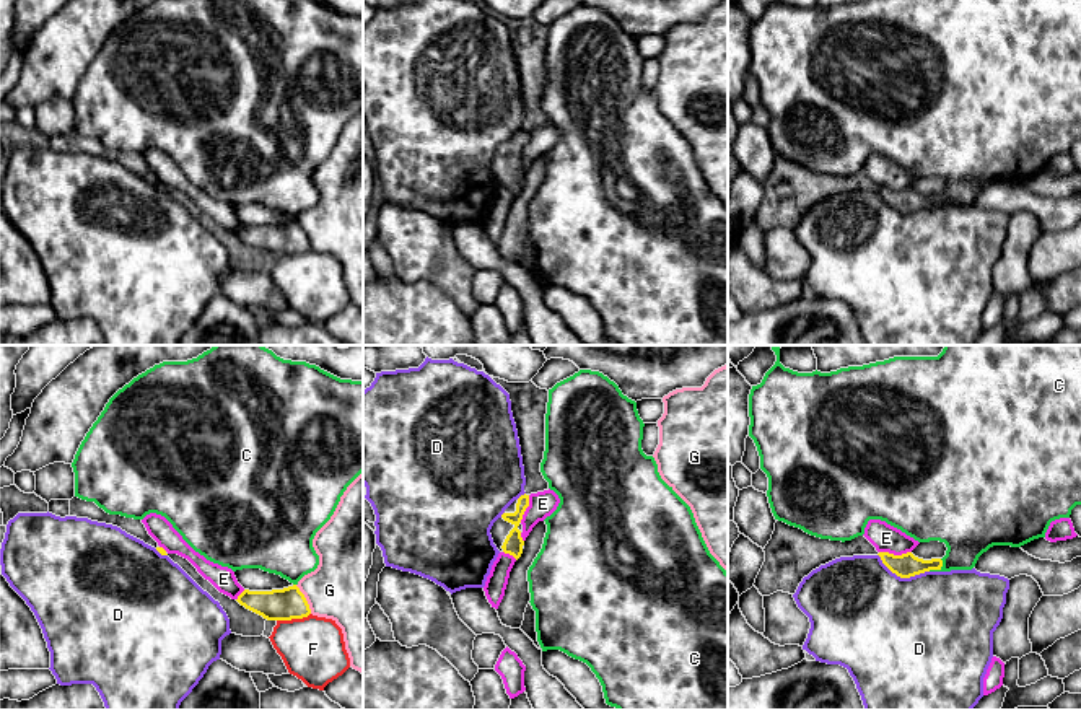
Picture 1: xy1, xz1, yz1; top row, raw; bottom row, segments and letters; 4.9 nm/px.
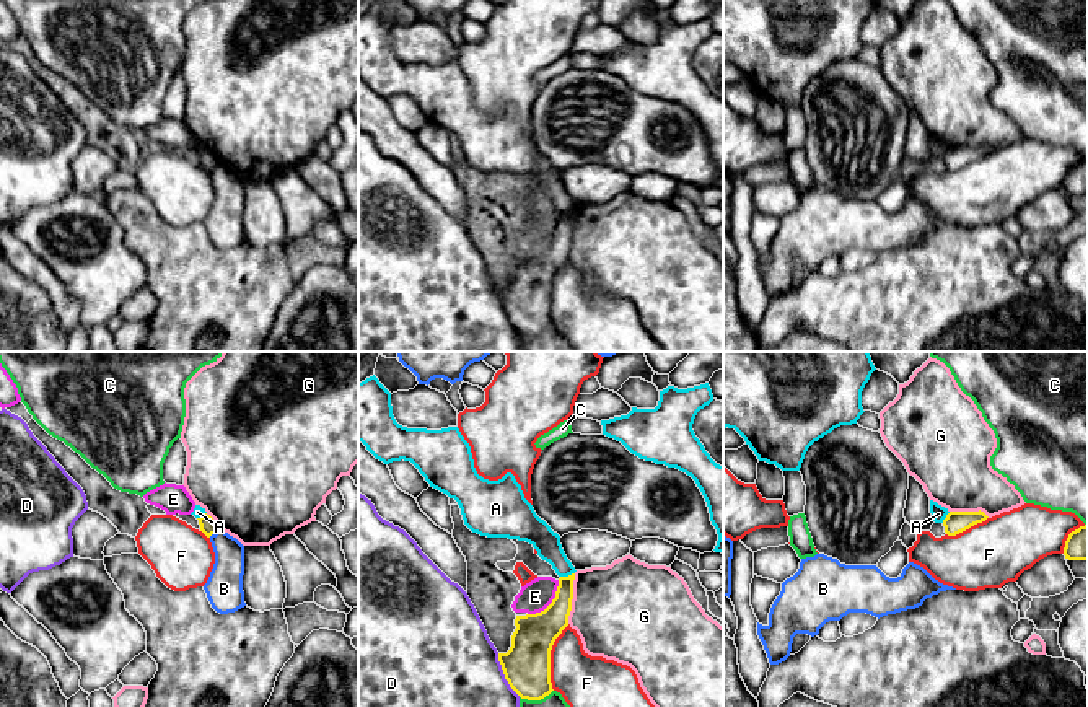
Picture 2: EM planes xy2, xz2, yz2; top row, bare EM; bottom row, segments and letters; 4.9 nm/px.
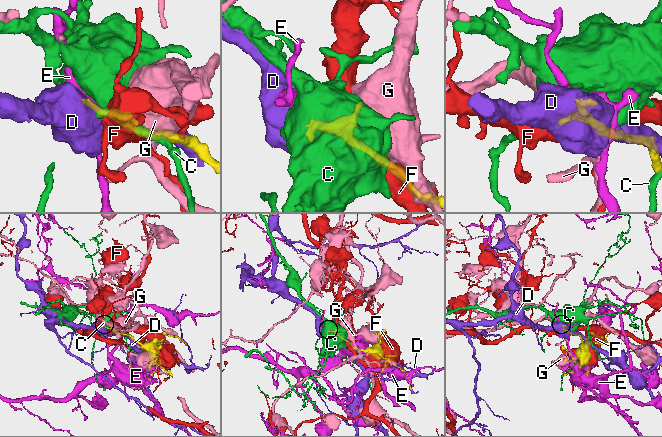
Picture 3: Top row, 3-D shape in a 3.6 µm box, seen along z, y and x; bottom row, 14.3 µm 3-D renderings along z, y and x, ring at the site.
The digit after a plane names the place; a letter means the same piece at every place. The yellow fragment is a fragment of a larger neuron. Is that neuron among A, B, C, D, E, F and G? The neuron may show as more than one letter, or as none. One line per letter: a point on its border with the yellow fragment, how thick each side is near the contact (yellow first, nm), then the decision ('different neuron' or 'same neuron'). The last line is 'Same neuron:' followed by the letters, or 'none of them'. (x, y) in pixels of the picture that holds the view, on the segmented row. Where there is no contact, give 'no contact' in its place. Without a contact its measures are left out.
A: xz2 (569, 575) | 140/130 nm | different neuron
B: xy2 (212, 533) | 90/170 nm | different neuron
C: yz1 (936, 569) | 120/260 nm | different neuron
D: yz1 (902, 577) | 120/500 nm | different neuron
E: xz2 (551, 603) | 200/160 nm | different neuron
F: xz2 (549, 657) | 240/260 nm | different neuron
G: xz2 (572, 598) | 190/480 nm | different neuron
Same neuron: none of them

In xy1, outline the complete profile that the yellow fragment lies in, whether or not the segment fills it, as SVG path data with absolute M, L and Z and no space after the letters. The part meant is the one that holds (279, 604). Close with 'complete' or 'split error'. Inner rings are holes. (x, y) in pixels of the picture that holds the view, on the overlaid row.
M296 585L272 591L244 589L236 601L267 620L303 619L311 614L309 604Z; complete

